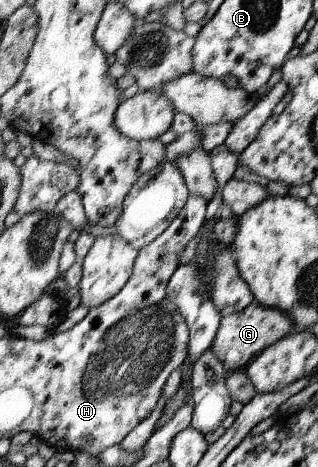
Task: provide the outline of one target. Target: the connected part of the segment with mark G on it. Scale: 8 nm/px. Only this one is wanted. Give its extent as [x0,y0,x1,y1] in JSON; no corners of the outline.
[212,301,294,372]

